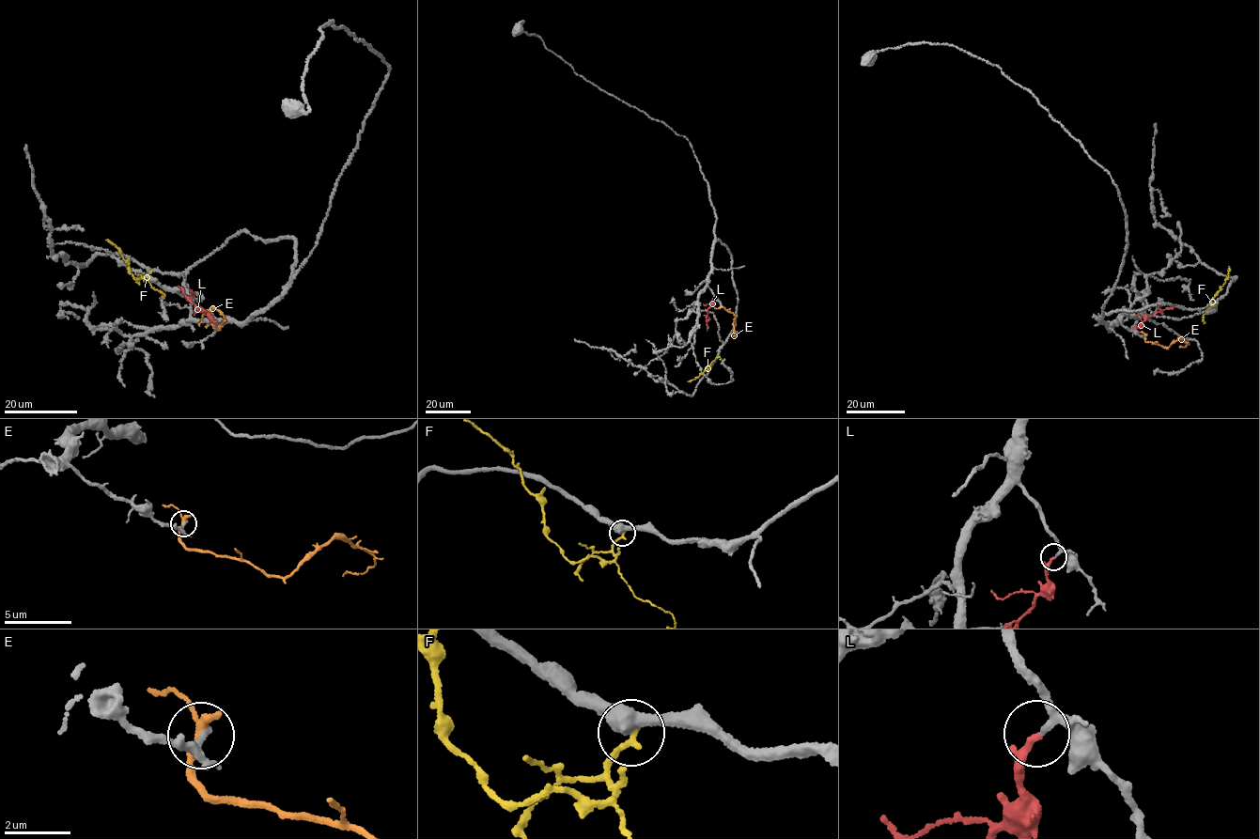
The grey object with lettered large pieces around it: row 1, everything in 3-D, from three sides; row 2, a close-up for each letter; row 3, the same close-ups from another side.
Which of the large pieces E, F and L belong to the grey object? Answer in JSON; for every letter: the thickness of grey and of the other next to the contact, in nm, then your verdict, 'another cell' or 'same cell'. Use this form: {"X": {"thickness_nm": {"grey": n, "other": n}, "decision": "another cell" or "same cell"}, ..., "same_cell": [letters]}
{"E": {"thickness_nm": {"grey": 130, "other": 240}, "decision": "another cell"}, "F": {"thickness_nm": {"grey": 480, "other": 200}, "decision": "another cell"}, "L": {"thickness_nm": {"grey": 140, "other": 160}, "decision": "same cell"}, "same_cell": ["L"]}

